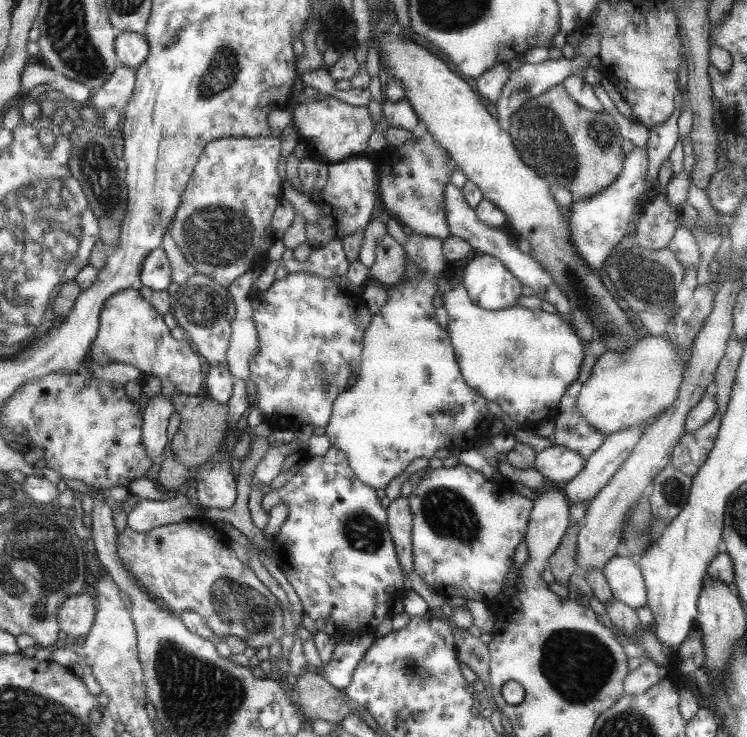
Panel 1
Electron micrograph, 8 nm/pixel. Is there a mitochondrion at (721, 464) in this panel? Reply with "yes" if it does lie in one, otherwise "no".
no

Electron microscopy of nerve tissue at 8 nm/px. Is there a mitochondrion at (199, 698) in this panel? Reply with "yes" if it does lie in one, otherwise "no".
yes

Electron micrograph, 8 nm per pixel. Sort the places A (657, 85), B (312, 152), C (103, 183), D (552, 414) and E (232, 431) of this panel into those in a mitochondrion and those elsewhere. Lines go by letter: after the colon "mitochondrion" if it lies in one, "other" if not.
A: other
B: other
C: mitochondrion
D: other
E: other

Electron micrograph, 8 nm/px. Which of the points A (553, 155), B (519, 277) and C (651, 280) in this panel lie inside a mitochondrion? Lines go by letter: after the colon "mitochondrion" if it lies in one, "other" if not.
A: mitochondrion
B: other
C: mitochondrion

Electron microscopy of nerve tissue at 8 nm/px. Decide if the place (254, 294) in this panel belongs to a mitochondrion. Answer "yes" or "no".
no

